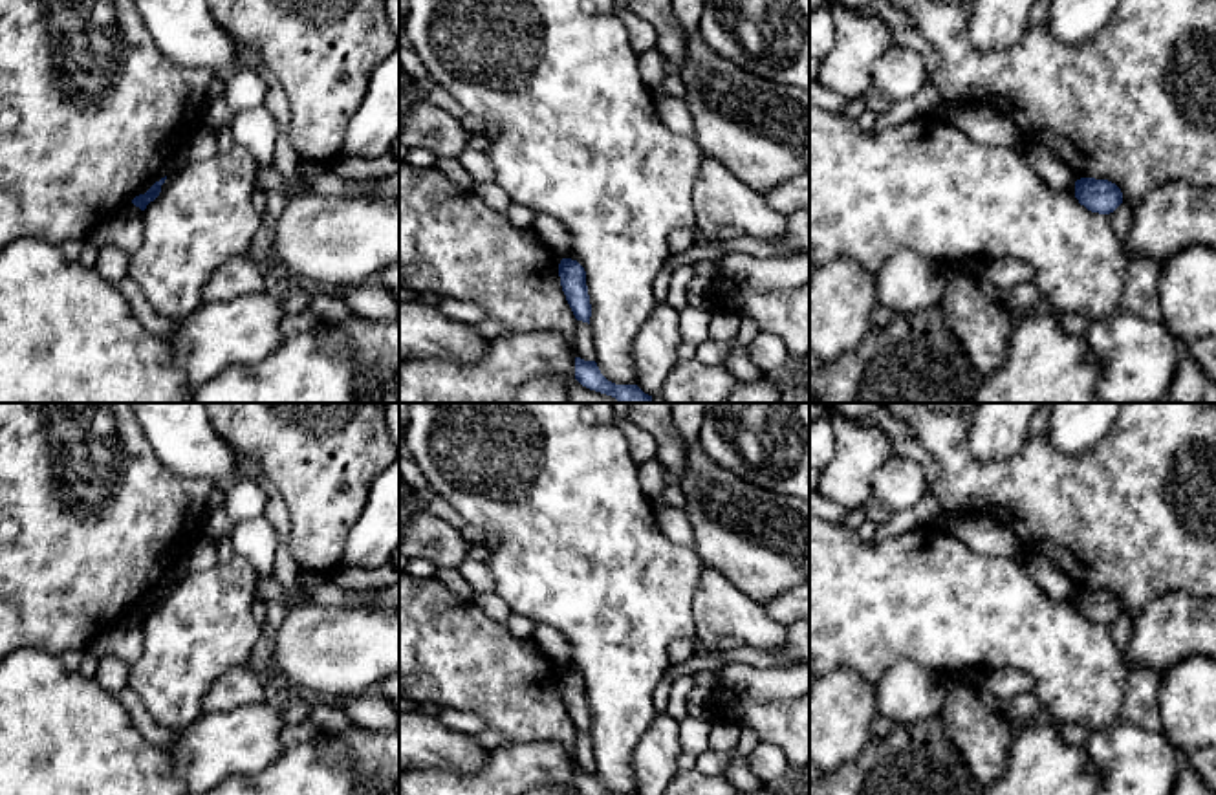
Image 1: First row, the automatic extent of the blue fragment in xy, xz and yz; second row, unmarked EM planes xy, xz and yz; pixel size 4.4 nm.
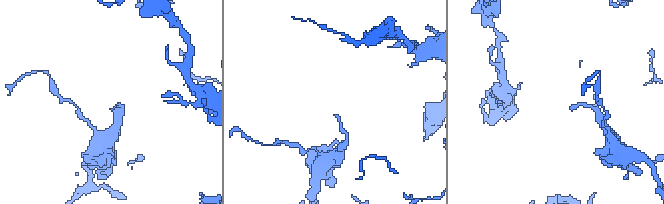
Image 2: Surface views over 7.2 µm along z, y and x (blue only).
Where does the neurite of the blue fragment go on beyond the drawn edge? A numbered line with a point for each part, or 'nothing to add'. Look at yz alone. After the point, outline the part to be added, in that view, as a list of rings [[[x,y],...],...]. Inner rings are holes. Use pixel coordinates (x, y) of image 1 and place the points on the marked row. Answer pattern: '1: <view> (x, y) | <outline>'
nothing to add

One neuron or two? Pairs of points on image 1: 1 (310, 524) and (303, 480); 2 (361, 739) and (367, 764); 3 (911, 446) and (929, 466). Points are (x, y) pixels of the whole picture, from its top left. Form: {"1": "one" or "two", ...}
{"1": "one", "2": "one", "3": "one"}

